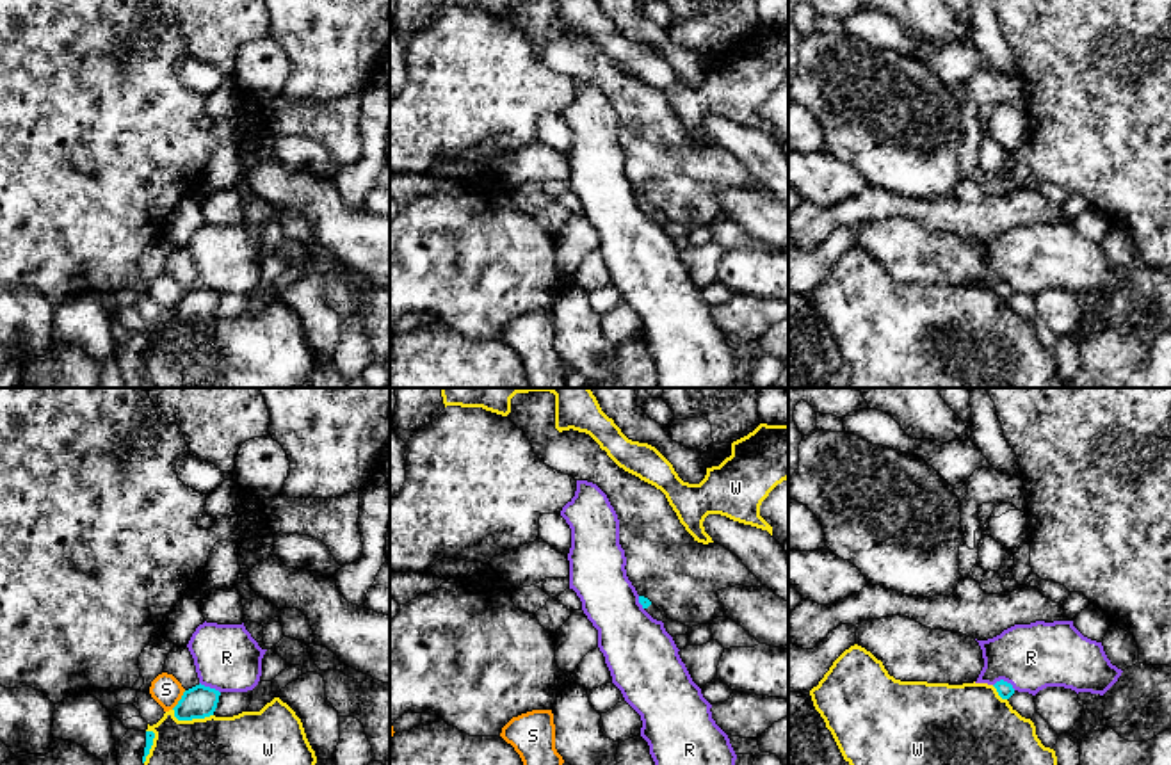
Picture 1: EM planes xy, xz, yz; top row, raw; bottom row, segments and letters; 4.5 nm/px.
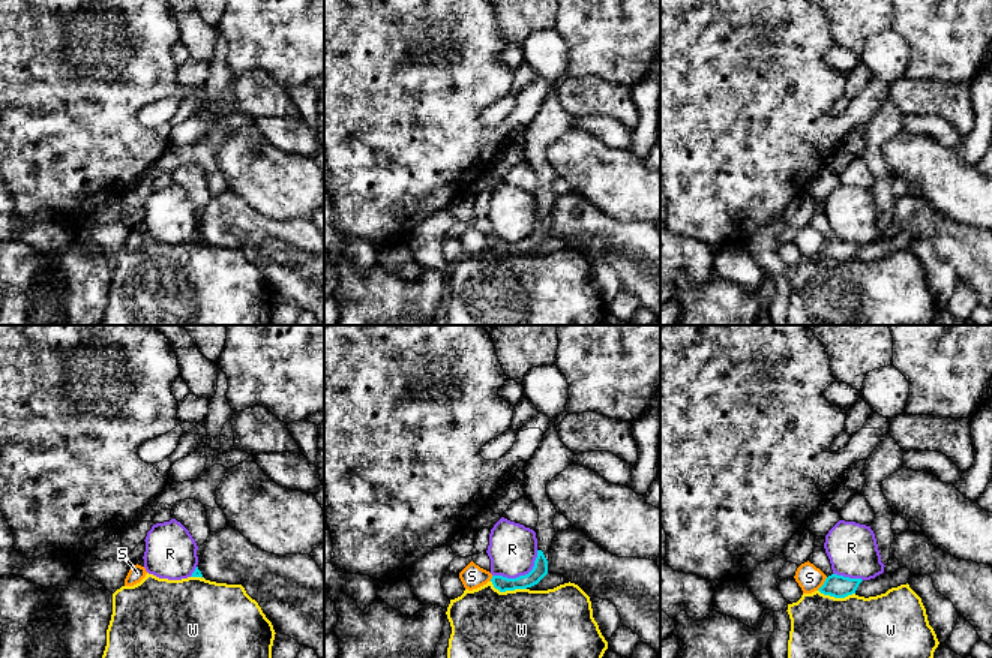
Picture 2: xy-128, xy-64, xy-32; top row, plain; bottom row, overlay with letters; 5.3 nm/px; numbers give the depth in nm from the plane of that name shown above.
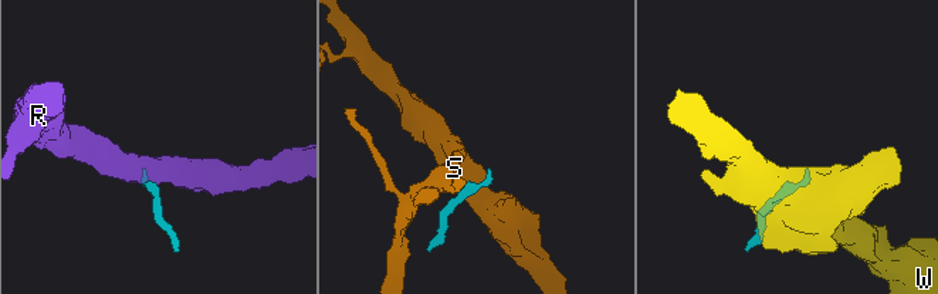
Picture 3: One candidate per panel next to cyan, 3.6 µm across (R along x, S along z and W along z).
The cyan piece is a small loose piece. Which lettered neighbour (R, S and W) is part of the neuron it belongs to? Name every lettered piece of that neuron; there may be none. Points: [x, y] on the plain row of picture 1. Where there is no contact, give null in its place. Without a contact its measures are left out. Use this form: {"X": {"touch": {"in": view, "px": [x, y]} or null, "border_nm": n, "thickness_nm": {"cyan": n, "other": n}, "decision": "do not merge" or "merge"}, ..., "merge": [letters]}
{"R": {"touch": {"in": "yz", "px": [1004, 283]}, "border_nm": 110, "thickness_nm": {"cyan": 70, "other": 300}, "decision": "do not merge"}, "S": {"touch": {"in": "xy", "px": [180, 301]}, "border_nm": 110, "thickness_nm": {"cyan": 150, "other": 140}, "decision": "do not merge"}, "W": {"touch": {"in": "xy", "px": [191, 321]}, "border_nm": 190, "thickness_nm": {"cyan": 150, "other": 500}, "decision": "do not merge"}, "merge": []}

